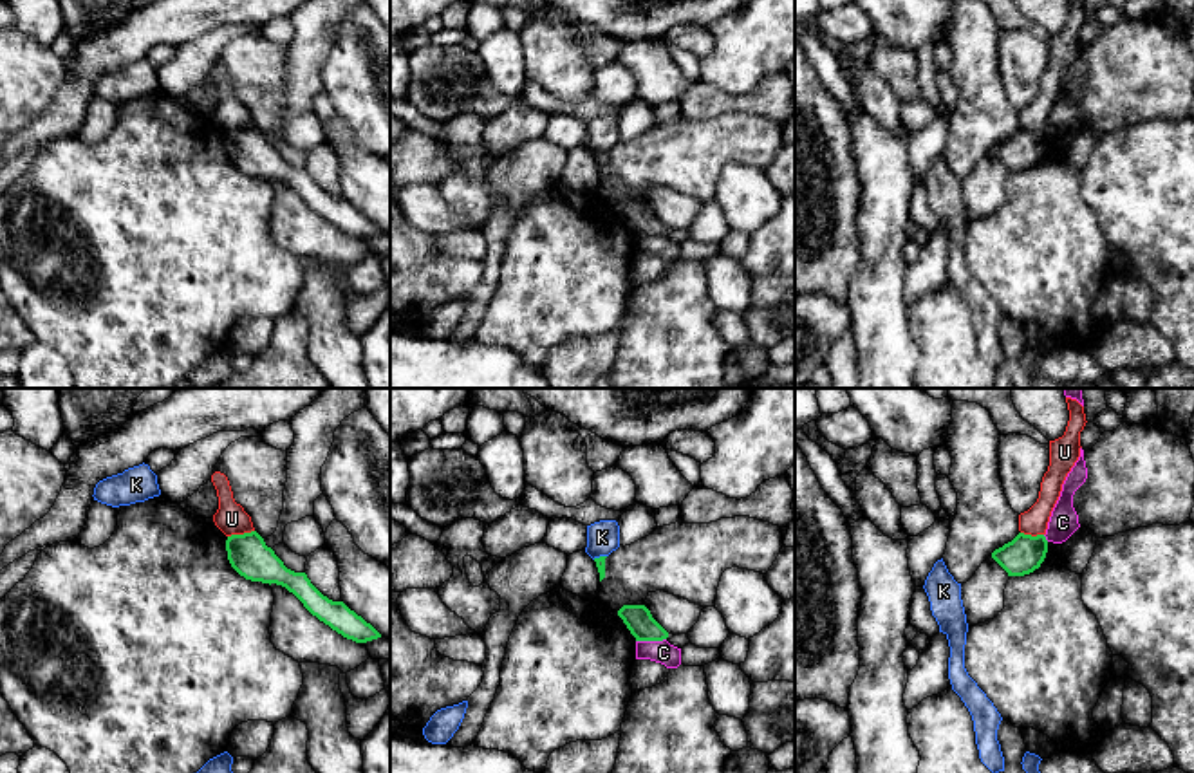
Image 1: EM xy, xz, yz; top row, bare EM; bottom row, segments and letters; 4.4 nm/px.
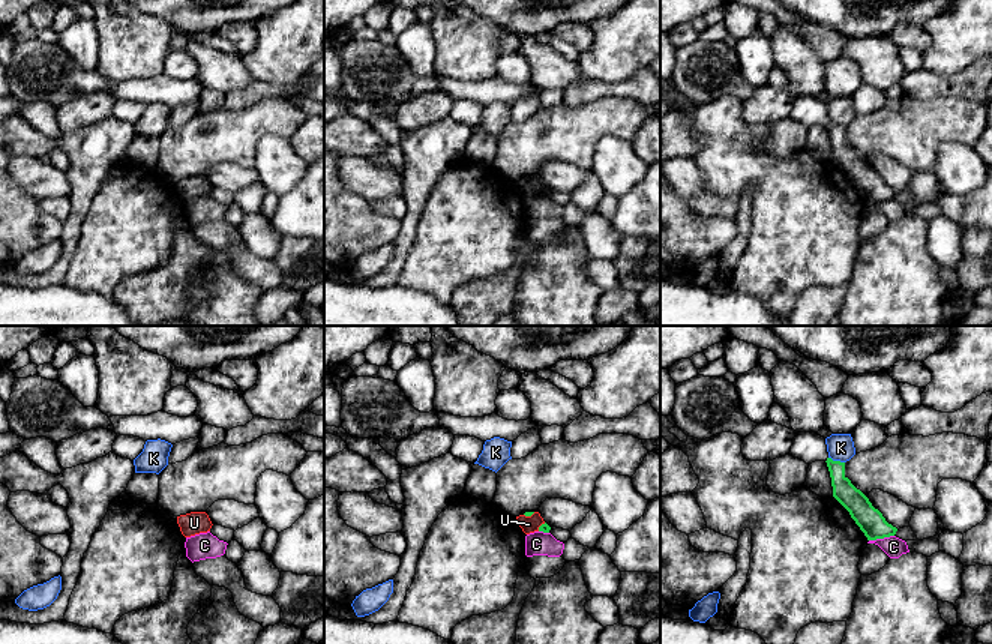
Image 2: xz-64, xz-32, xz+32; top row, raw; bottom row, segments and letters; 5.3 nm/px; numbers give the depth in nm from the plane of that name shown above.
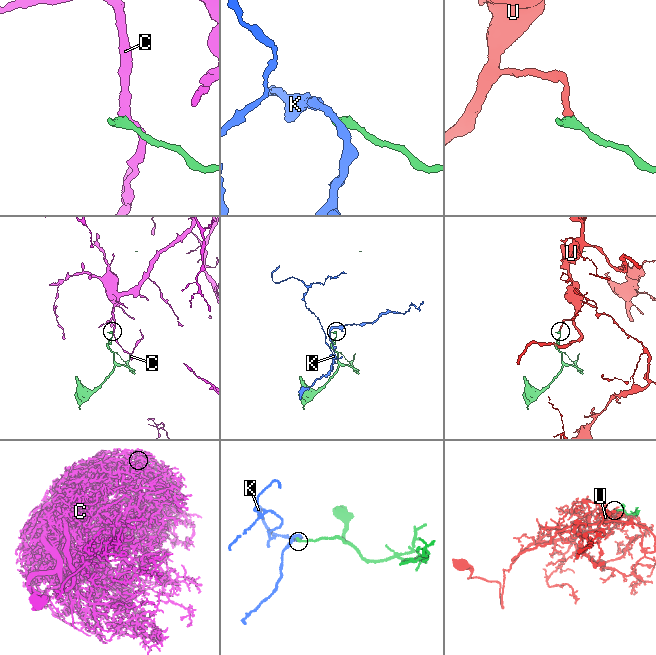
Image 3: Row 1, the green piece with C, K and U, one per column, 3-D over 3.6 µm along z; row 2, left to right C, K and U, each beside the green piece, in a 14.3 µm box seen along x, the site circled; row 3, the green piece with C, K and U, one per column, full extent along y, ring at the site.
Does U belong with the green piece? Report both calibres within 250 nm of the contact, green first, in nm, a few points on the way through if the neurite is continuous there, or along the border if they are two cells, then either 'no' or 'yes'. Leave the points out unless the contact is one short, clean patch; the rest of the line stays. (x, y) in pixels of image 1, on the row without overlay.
calibres 180 and 140 nm; border xy (253, 125), (228, 132); no

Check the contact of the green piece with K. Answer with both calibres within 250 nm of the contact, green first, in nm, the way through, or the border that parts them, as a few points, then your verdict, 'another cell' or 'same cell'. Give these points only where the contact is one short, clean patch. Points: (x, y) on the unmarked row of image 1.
50 nm thick on the green side, 140 nm on the other; border along xz (606, 150), (593, 154); another cell

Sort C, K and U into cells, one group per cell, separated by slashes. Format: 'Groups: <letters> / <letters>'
Groups: C / K / U

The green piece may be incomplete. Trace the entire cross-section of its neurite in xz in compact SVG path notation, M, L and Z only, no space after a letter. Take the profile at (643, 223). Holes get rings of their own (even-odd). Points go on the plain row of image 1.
M623 200L618 206L636 237L663 237L668 228L652 213L645 200Z

